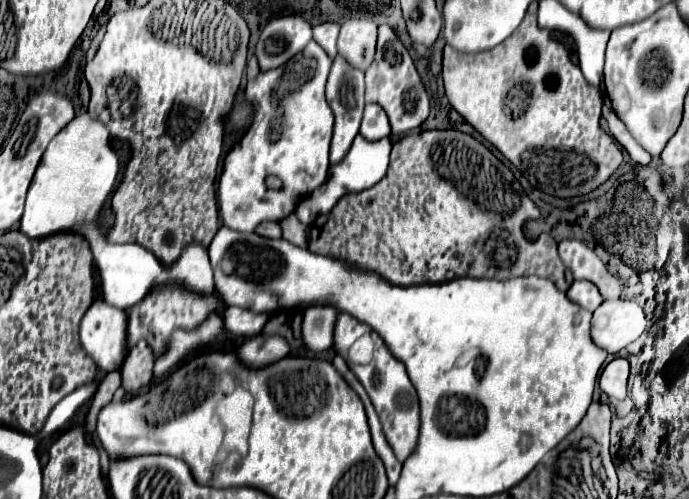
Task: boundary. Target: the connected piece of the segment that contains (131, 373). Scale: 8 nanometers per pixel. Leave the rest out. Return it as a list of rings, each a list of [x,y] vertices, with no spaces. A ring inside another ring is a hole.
[[[146,341],[137,343],[129,351],[129,357],[125,359],[125,365],[121,369],[123,389],[129,397],[149,389],[153,381],[153,363],[155,363],[155,355]]]

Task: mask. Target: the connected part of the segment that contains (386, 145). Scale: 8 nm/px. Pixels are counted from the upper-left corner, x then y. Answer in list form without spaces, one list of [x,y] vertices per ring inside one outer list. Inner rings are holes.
[[[357,135],[353,139],[353,147],[349,149],[349,155],[345,155],[345,159],[341,159],[341,163],[337,165],[331,165],[329,167],[329,177],[327,177],[327,183],[323,185],[321,191],[309,195],[307,199],[303,199],[295,213],[297,217],[301,219],[301,223],[309,225],[315,221],[315,217],[319,213],[329,213],[331,207],[347,193],[355,193],[355,191],[365,191],[369,187],[373,187],[375,183],[379,183],[385,173],[387,173],[387,167],[389,167],[389,153],[391,153],[391,141],[385,137],[385,139],[379,139],[379,141],[367,141],[363,139],[361,135]]]

